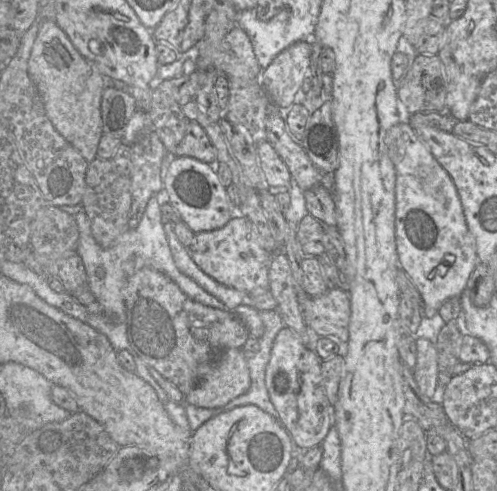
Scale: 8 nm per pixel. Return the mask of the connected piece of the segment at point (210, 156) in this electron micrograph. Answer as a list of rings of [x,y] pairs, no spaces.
[[[192,120],[187,125],[185,136],[175,148],[174,156],[193,157],[210,164],[214,170],[216,163],[219,163],[216,160],[216,149],[207,133],[199,123]]]

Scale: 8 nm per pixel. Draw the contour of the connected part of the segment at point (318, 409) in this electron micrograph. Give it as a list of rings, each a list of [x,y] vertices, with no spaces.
[[[284,325],[278,332],[266,367],[265,383],[270,400],[278,413],[278,421],[289,433],[295,448],[321,446],[329,429],[334,425],[334,406],[329,402],[324,390],[321,361],[314,349],[305,346],[288,326]]]

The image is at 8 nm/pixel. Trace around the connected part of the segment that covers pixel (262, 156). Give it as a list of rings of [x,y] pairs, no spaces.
[[[263,141],[255,145],[259,164],[269,185],[270,192],[275,195],[280,191],[288,191],[292,177],[275,149],[268,141]]]

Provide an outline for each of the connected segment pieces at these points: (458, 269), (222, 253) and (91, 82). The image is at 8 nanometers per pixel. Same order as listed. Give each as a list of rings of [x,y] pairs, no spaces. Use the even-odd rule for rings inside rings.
[[[399,122],[391,127],[386,133],[385,144],[395,169],[395,235],[399,266],[407,273],[421,295],[424,317],[432,317],[438,313],[439,307],[444,301],[453,297],[459,298],[466,288],[467,281],[478,264],[475,240],[468,229],[461,200],[452,178],[434,158],[427,145],[418,137],[412,125],[409,122]]]
[[[232,217],[219,229],[195,234],[188,248],[197,266],[221,284],[247,293],[256,288],[269,288],[269,269],[274,254],[262,245],[257,226],[247,217]]]
[[[43,21],[27,61],[28,74],[42,100],[46,115],[55,130],[89,163],[97,157],[99,140],[103,135],[101,97],[106,79],[75,49],[69,38],[54,21]]]

